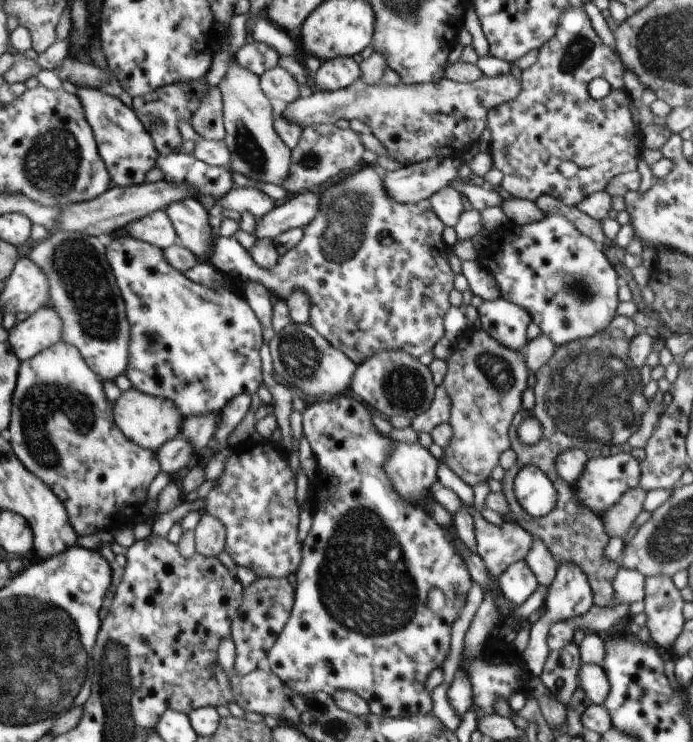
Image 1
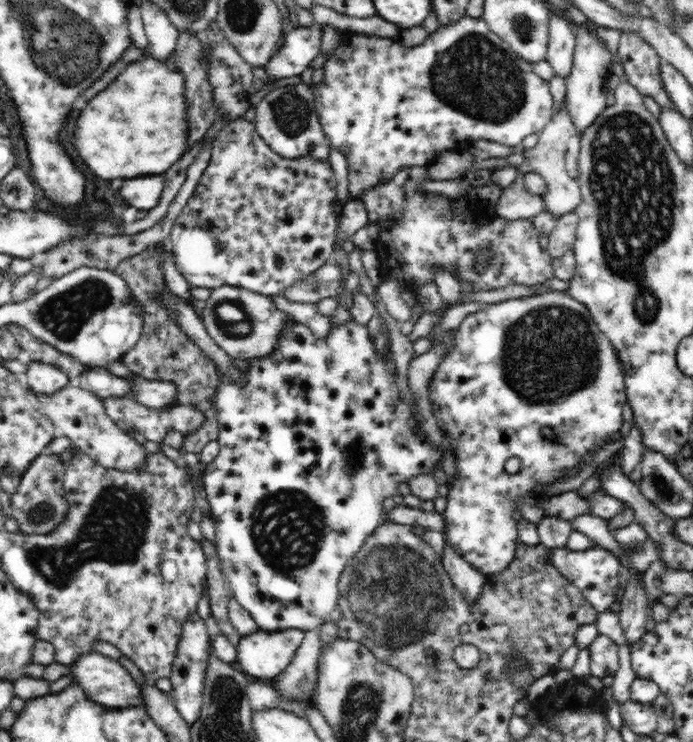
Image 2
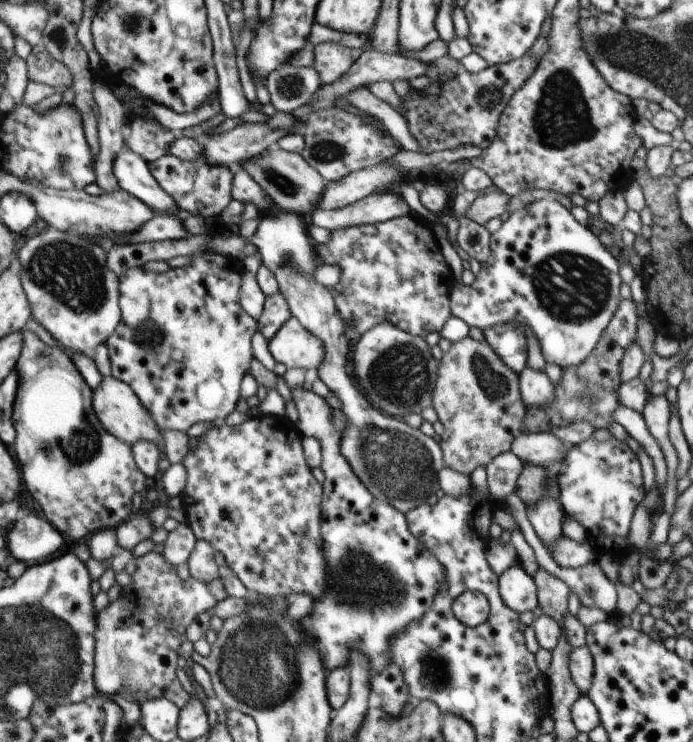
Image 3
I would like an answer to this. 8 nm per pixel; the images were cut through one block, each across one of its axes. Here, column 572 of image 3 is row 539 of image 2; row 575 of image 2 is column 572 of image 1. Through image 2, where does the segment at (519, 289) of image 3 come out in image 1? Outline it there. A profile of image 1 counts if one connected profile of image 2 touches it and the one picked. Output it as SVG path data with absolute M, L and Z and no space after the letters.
M552 214L534 224L516 225L507 223L493 233L490 240L491 261L487 271L496 280L498 292L503 299L522 306L555 346L568 345L568 342L582 341L602 332L616 316L618 308L618 287L621 280L596 244L585 237L570 220Z

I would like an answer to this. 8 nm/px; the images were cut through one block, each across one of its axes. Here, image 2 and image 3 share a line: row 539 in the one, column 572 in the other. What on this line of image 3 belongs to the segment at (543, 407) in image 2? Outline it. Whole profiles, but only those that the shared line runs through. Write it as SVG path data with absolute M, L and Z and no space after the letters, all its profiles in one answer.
M591 436L580 444L570 445L556 479L564 517L584 526L596 557L606 555L622 561L630 550L628 536L632 515L646 495L640 461L626 441L612 437L599 442Z

